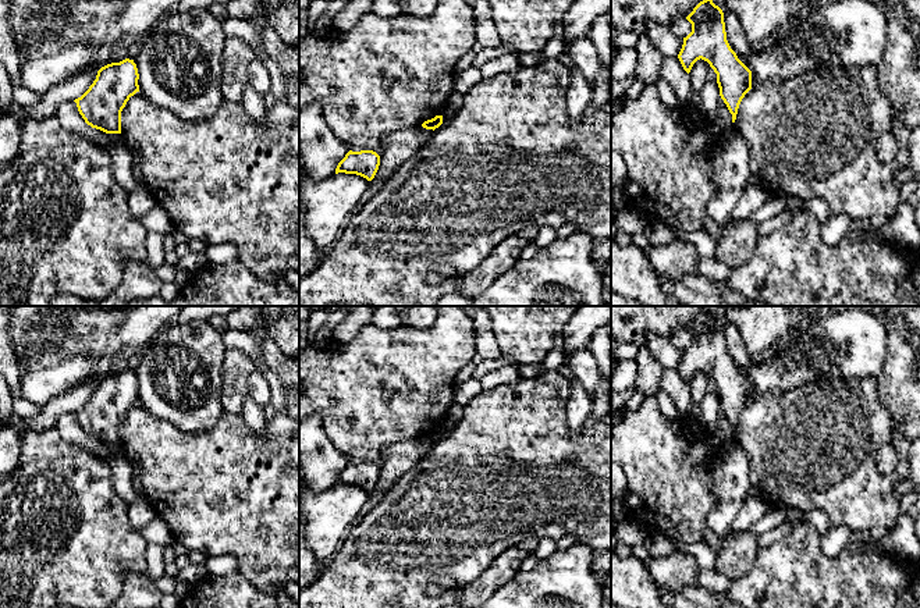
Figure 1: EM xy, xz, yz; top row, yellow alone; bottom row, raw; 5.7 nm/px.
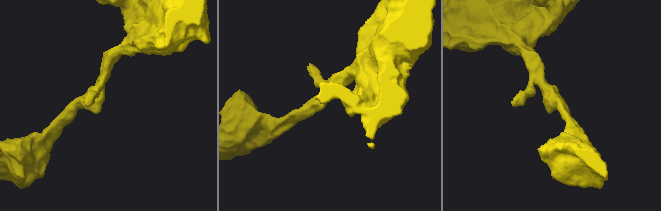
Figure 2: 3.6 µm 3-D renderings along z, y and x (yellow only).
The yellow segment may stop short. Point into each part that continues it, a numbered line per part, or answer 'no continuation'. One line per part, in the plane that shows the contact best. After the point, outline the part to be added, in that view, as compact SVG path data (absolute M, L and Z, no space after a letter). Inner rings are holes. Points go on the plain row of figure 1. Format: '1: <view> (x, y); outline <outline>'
no continuation

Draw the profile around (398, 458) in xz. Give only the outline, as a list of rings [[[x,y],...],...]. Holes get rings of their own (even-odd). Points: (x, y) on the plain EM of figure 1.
[[[422,437],[384,447],[380,477],[370,495],[386,494],[405,472],[429,454],[431,447],[433,441],[426,441]]]

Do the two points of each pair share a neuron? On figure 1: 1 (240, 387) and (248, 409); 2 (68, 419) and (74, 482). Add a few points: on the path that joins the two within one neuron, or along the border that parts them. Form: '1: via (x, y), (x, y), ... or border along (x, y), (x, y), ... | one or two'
1: border along (247, 393), (240, 415) | two
2: border along (54, 427), (66, 441), (82, 445), (100, 458) | two

